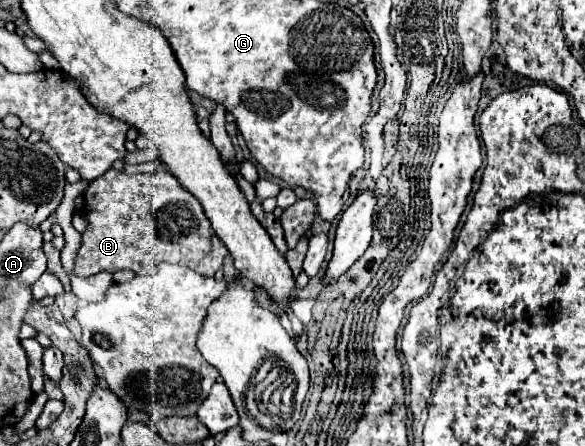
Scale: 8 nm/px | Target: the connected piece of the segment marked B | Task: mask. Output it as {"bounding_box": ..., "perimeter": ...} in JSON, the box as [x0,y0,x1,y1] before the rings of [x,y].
{"bounding_box":[76,170,228,276],"perimeter":[[[108,170],[84,192],[82,208],[88,228],[76,256],[76,276],[94,276],[102,270],[132,270],[150,274],[160,262],[188,266],[202,276],[214,276],[222,268],[228,250],[218,244],[210,220],[200,202],[164,170],[154,174],[126,174]]]}

